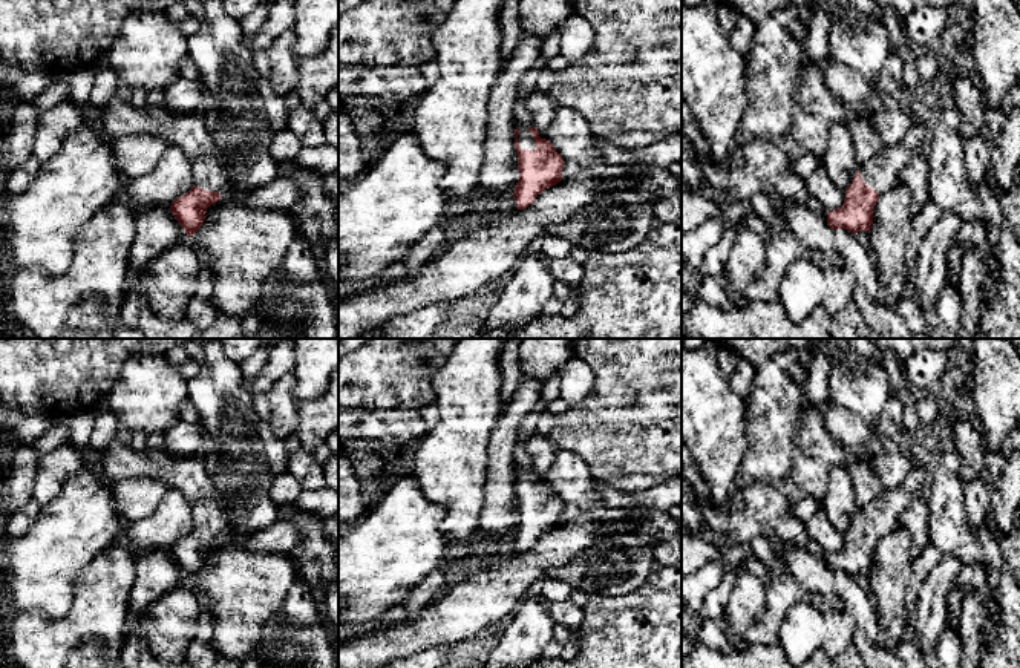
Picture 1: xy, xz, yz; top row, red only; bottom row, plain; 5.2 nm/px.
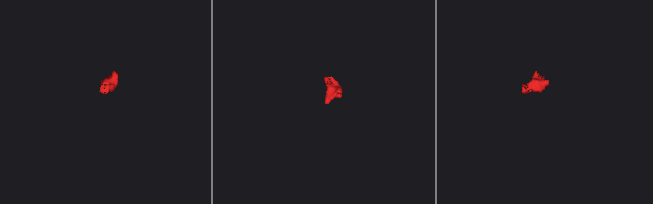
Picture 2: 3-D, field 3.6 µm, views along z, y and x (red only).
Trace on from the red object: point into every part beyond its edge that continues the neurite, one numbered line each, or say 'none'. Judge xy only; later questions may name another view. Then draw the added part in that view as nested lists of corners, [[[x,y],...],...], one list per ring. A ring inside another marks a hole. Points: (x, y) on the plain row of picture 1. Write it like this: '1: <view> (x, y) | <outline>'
1: xy (207, 518) | [[[213,499],[191,501],[193,529],[207,535],[224,536],[227,519]]]

